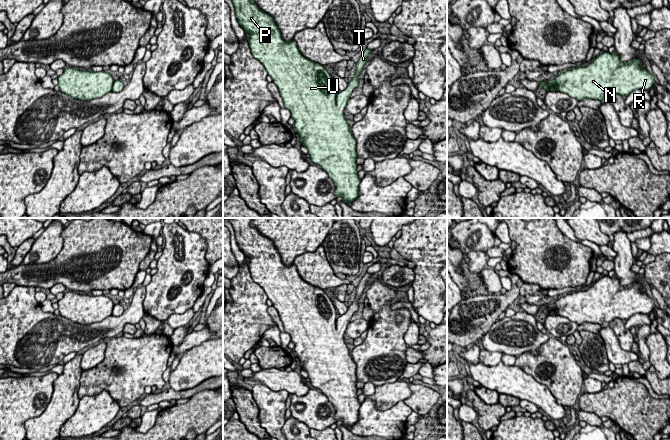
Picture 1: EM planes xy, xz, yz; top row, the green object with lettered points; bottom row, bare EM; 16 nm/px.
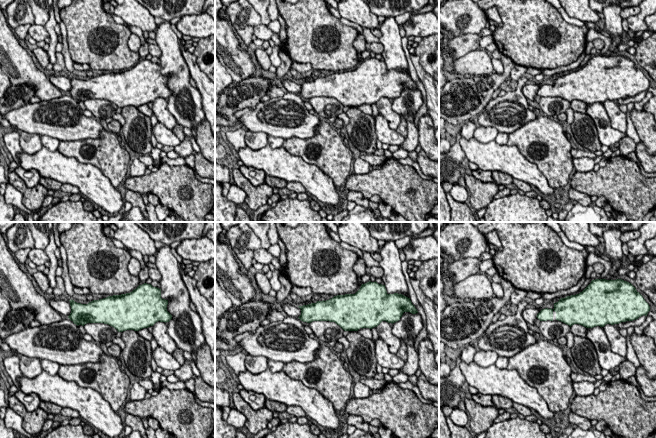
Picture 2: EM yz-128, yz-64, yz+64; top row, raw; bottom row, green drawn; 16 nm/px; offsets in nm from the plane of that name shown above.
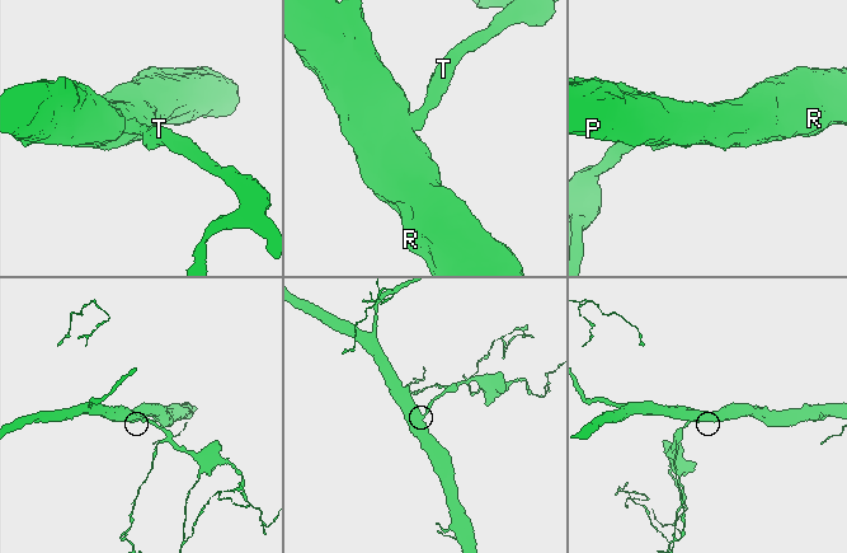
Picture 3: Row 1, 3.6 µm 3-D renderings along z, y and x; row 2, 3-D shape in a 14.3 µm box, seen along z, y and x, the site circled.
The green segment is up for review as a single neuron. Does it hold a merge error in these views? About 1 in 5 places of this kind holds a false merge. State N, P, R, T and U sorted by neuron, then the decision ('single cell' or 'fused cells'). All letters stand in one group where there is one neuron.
groups N P R T U; single cell

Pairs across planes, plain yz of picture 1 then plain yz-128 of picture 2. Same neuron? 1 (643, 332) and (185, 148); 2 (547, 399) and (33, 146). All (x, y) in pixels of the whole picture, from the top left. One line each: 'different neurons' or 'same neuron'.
1: same neuron
2: different neurons

